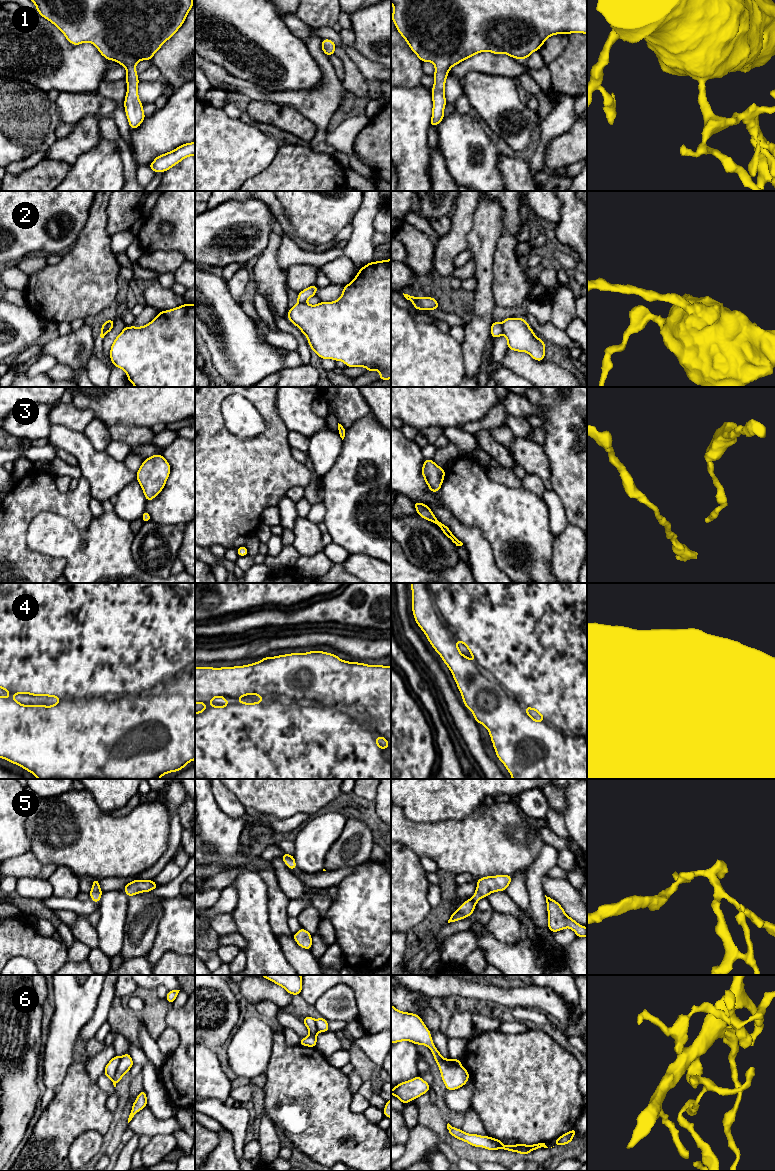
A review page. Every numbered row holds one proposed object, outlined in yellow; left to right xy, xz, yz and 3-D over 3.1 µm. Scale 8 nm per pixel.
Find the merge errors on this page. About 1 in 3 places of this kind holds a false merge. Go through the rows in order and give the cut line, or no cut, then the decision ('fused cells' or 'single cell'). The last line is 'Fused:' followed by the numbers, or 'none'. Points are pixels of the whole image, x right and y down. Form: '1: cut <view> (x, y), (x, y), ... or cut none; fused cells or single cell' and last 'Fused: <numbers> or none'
1: cut none; single cell
2: cut yz (501, 324), (503, 333); fused cells
3: cut none; single cell
4: cut none; single cell
5: cut none; single cell
6: cut none; single cell
Fused: 2

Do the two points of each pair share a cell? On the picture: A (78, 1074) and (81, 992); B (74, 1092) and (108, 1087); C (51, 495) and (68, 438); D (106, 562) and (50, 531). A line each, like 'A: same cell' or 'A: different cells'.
A: different cells
B: different cells
C: different cells
D: same cell

